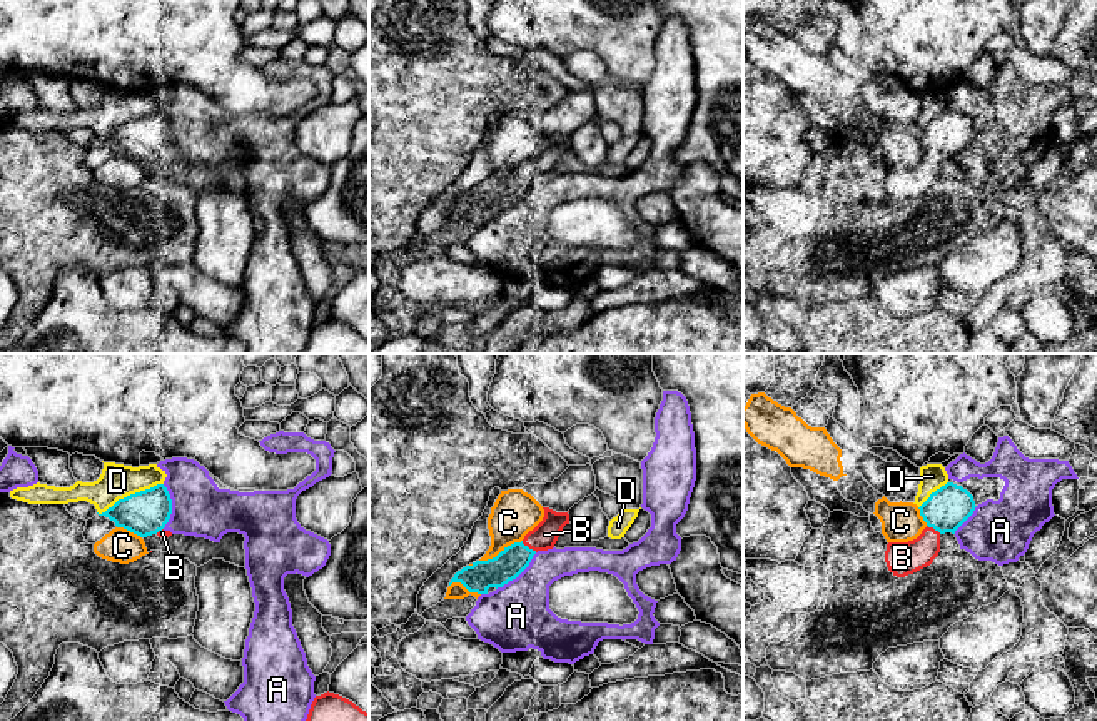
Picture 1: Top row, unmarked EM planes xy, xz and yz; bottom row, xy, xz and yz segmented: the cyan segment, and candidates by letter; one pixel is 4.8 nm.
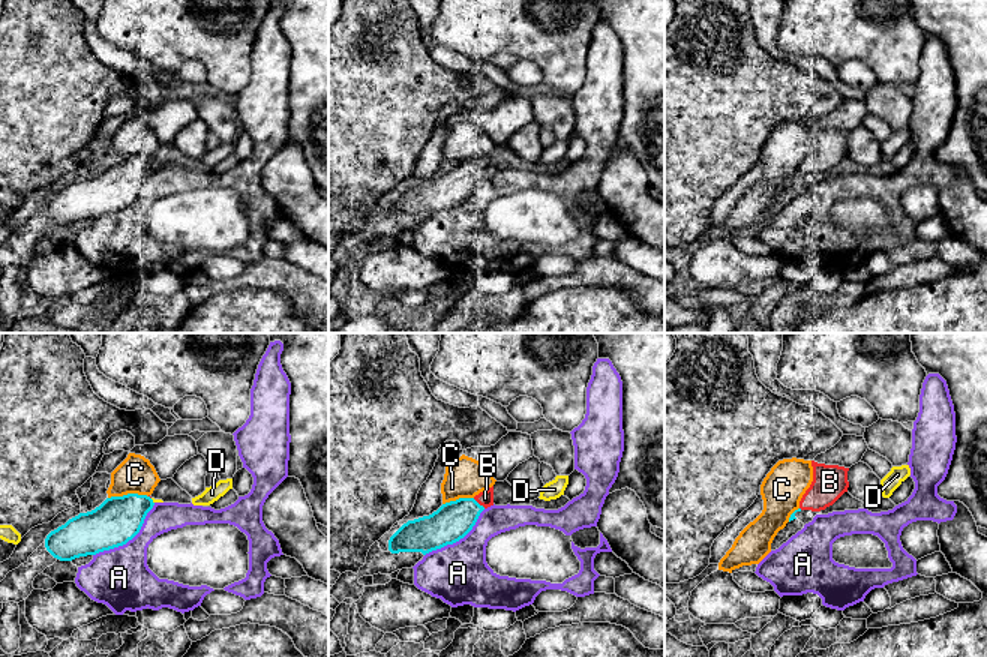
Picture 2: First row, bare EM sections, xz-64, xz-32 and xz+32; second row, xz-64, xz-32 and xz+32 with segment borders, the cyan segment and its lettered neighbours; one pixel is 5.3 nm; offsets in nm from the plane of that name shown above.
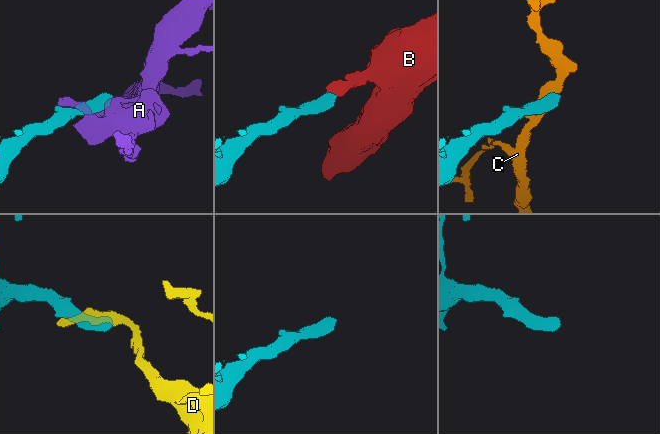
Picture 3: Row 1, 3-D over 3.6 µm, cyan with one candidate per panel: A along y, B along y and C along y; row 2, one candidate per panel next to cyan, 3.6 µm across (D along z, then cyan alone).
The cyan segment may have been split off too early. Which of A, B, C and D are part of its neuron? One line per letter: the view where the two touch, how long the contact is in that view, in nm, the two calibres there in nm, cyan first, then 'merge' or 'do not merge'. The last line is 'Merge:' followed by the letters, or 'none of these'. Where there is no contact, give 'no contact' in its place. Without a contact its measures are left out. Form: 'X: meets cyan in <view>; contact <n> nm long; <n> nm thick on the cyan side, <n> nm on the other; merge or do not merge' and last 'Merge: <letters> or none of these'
A: meets cyan in xz; contact 260 nm long; 150 nm thick on the cyan side, 320 nm on the other; do not merge
B: meets cyan in xz; contact 90 nm long; 150 nm thick on the cyan side, 120 nm on the other; merge
C: meets cyan in xz; contact 240 nm long; 150 nm thick on the cyan side, 220 nm on the other; do not merge
D: meets cyan in xy; contact 360 nm long; 220 nm thick on the cyan side, 170 nm on the other; do not merge
Merge: B

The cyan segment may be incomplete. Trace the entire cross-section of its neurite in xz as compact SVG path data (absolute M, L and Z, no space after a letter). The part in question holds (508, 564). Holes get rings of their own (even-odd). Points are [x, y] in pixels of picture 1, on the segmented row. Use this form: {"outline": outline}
{"outline": "M544 509L543 521L529 531L521 542L504 547L496 557L476 561L454 574L452 582L461 582L469 592L488 594L489 587L503 587L516 579L538 551L553 549L563 527L569 524L568 512Z"}

